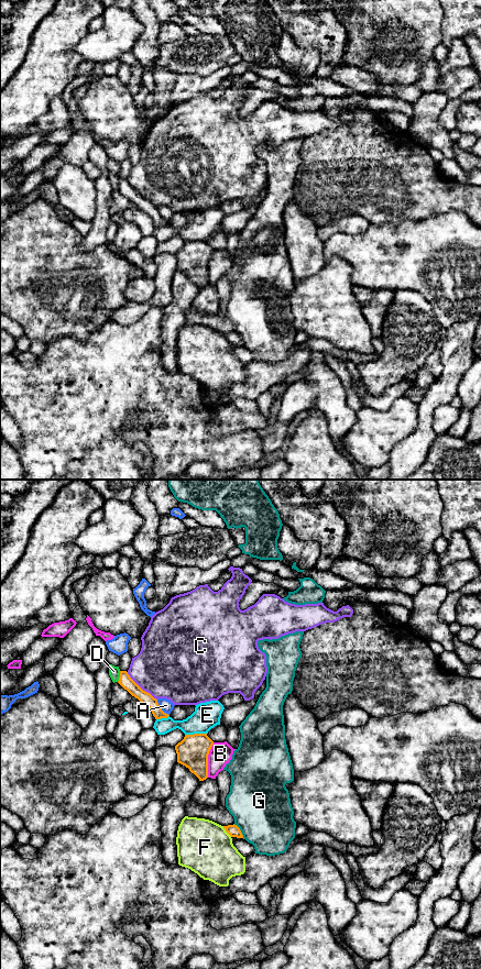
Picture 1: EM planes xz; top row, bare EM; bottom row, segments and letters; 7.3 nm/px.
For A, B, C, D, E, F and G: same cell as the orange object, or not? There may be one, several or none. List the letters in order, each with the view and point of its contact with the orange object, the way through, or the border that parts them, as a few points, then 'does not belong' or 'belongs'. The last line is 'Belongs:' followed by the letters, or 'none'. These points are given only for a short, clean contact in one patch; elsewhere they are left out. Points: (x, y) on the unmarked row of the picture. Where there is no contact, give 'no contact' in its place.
A: meets orange in xz at (161, 216); does not belong
B: meets orange in xz at (207, 267); does not belong
C: meets orange in xz at (140, 195); does not belong
D: meets orange in xz at (120, 184); border along xz (120, 178), (120, 184), (117, 188); does not belong
E: meets orange in xz at (195, 241); does not belong
F: meets orange in xz at (227, 339); does not belong
G: meets orange in xz at (240, 338); does not belong
Belongs: none

